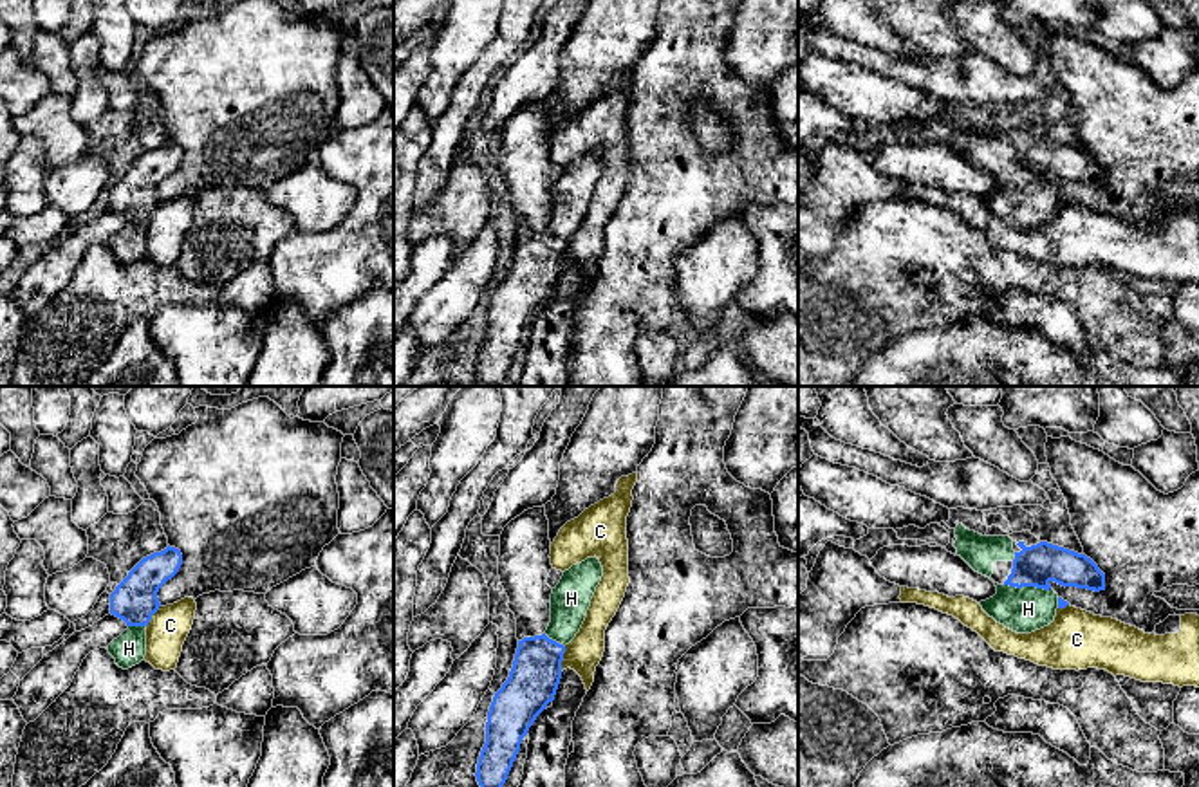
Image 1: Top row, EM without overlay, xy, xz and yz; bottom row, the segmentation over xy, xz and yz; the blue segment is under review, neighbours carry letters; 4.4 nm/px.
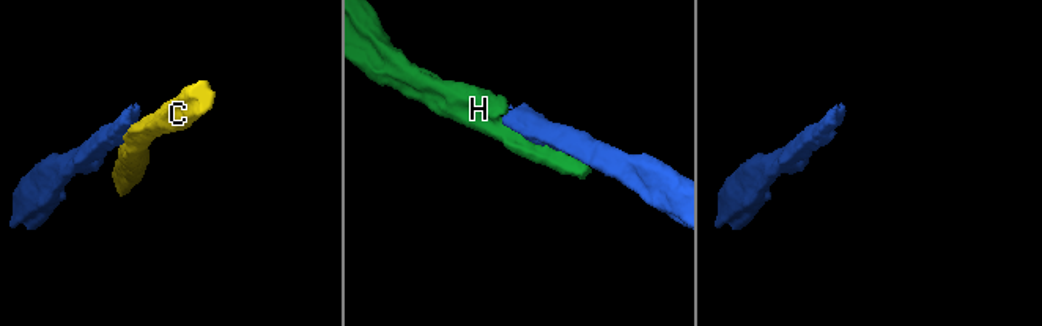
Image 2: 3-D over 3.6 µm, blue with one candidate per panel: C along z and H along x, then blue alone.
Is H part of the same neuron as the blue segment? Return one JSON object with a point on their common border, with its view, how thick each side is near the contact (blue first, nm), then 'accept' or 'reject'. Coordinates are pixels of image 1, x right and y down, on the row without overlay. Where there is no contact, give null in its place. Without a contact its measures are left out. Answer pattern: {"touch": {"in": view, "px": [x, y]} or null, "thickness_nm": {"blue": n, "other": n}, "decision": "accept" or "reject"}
{"touch": {"in": "yz", "px": [1028, 181]}, "thickness_nm": {"blue": 180, "other": 200}, "decision": "accept"}

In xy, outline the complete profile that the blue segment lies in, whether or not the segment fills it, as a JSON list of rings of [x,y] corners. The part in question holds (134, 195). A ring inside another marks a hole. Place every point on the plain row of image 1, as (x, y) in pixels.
[[[168,141],[143,153],[110,190],[110,209],[128,222],[107,244],[119,264],[128,265],[144,255],[146,220],[161,202],[157,188],[181,161],[181,146]]]

